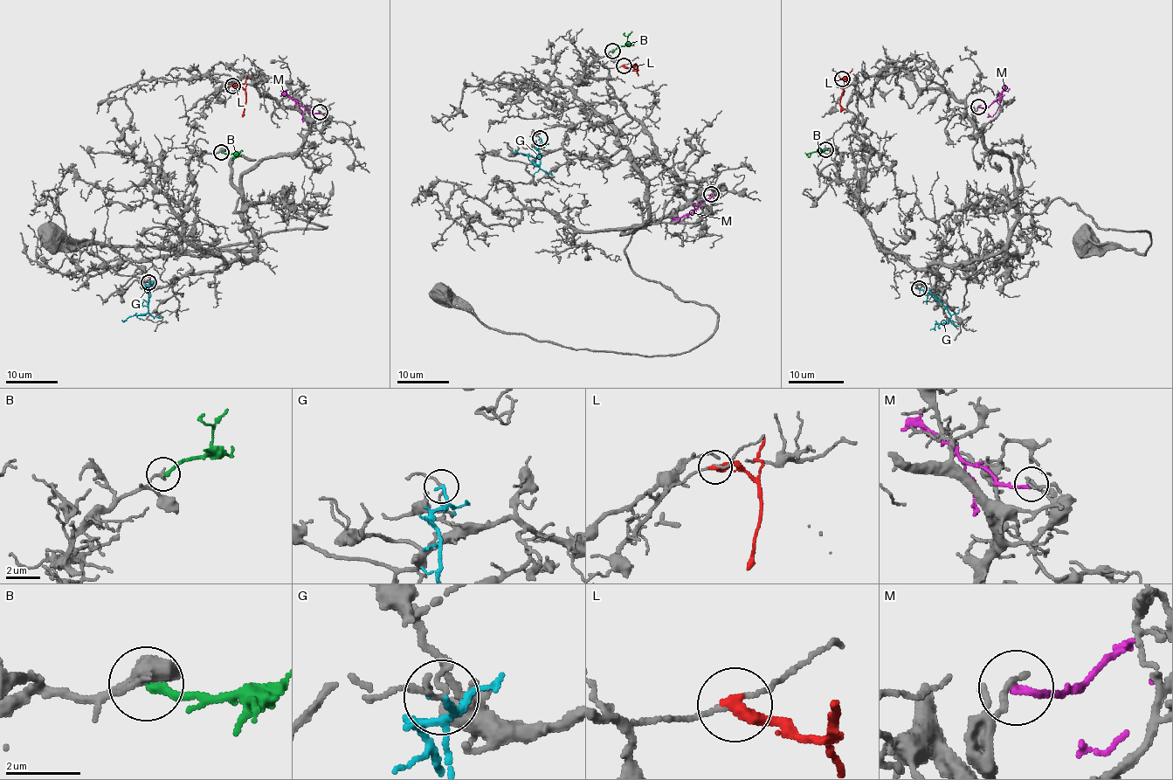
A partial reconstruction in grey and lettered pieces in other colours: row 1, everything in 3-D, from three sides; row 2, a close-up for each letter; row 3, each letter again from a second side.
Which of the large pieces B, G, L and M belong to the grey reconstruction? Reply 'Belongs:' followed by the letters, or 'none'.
Belongs: none

